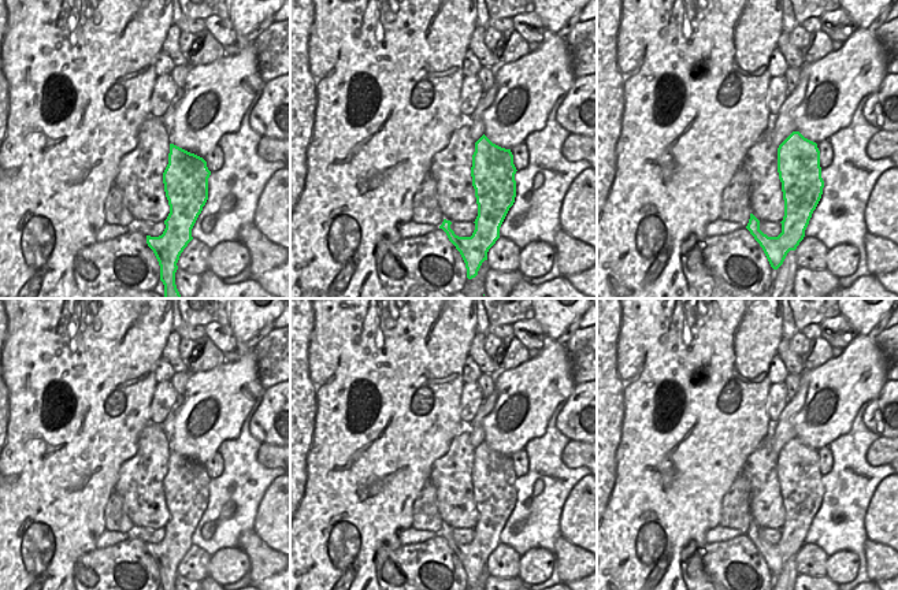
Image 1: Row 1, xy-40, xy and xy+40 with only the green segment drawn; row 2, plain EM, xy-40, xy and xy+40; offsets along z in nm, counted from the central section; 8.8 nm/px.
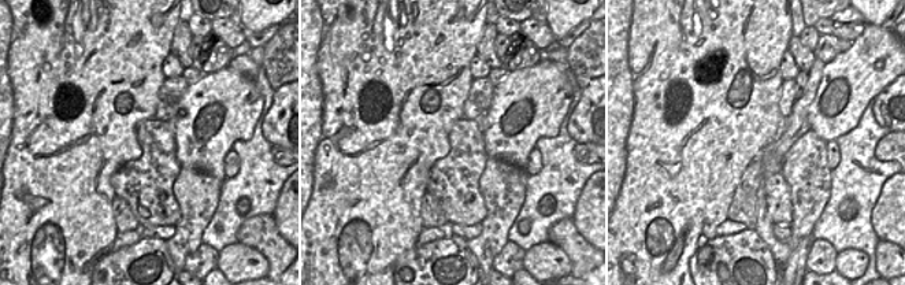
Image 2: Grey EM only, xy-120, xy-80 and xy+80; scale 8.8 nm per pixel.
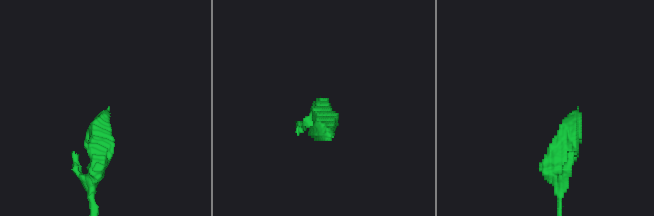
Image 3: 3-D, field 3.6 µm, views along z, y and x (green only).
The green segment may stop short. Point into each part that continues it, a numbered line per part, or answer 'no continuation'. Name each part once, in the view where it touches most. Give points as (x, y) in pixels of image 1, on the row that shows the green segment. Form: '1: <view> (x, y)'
1: xy+40 (783, 125)

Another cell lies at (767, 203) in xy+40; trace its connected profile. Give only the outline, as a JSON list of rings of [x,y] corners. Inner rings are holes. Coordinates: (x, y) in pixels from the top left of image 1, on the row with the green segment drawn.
[[[767,130],[747,151],[741,168],[750,181],[750,209],[758,220],[780,223],[784,216],[782,182],[778,172],[778,145]]]

